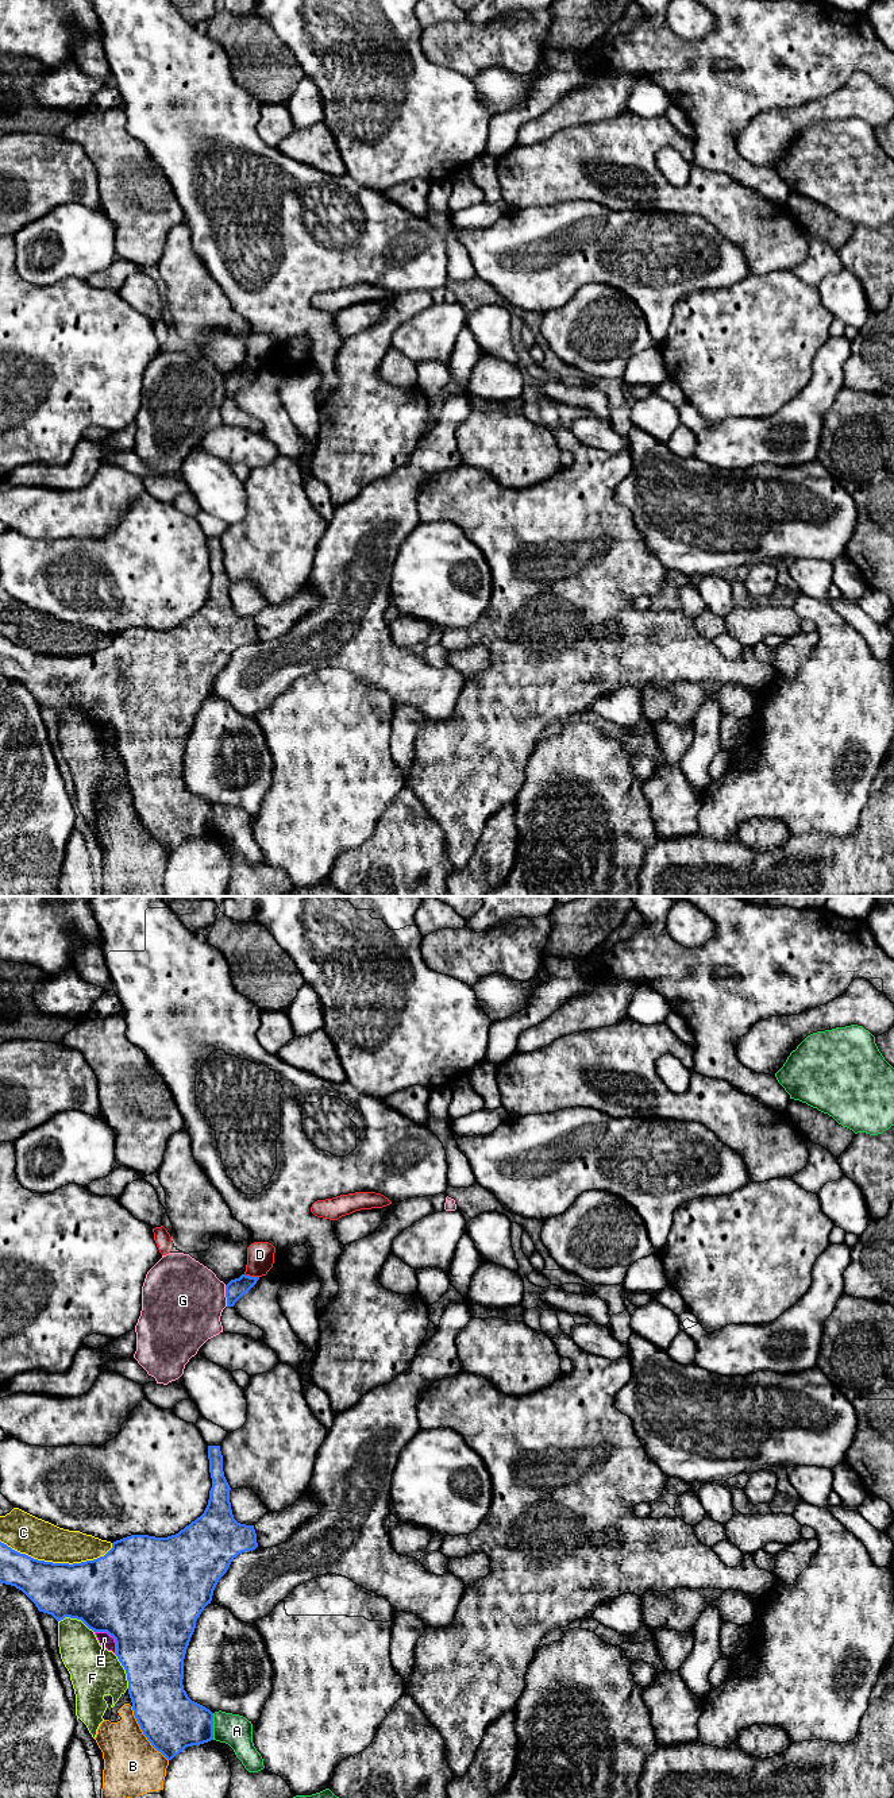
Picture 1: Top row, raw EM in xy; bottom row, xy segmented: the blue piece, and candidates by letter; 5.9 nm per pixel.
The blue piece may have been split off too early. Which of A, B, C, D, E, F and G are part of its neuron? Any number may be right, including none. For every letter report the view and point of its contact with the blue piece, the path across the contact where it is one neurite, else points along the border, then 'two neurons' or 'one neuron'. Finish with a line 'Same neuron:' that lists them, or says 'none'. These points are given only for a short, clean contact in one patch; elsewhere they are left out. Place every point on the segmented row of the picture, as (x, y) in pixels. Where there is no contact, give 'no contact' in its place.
A: xy (212, 1727) | two neurons
B: xy (143, 1733) | along xy (131, 1706), (142, 1733), (168, 1760) | two neurons
C: xy (57, 1563) | two neurons
D: xy (251, 1277) | two neurons
E: xy (111, 1635) | two neurons
F: xy (76, 1617) | two neurons
G: xy (226, 1296) | two neurons
Same neuron: none

